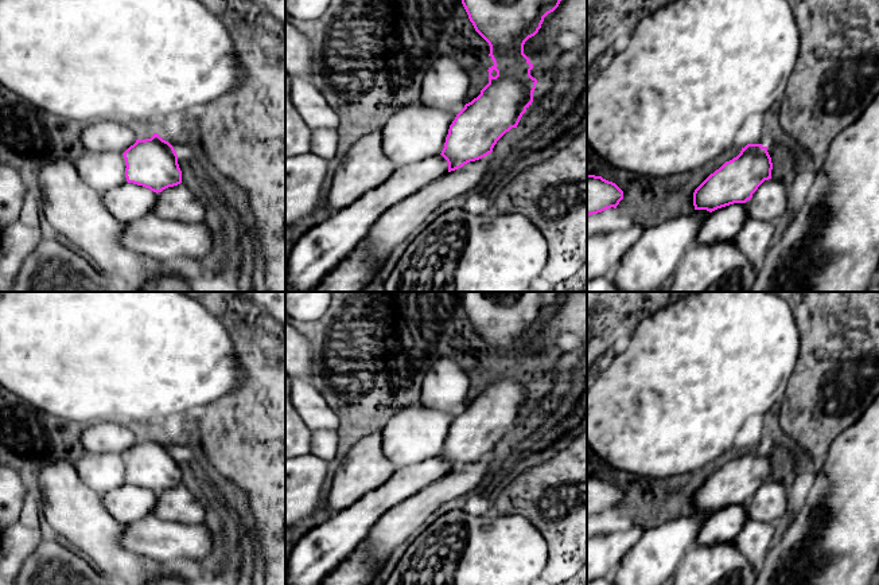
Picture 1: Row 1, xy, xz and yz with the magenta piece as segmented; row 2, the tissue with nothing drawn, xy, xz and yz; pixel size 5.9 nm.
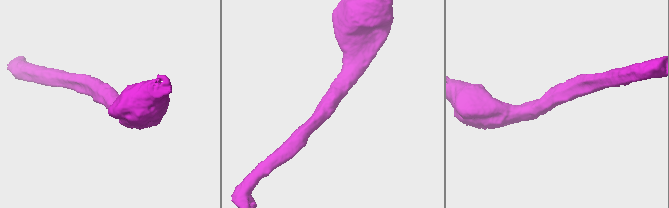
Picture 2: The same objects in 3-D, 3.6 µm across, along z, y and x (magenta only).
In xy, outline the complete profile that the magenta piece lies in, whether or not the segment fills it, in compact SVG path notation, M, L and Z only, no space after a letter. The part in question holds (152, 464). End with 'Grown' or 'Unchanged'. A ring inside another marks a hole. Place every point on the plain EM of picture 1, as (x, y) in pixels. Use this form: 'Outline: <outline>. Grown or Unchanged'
Outline: M153 434L151 440L137 440L136 444L122 456L127 467L127 483L149 490L157 496L153 507L155 516L184 524L203 524L203 499L182 484L182 472L178 465L178 456L168 442L163 441L157 434Z. Grown

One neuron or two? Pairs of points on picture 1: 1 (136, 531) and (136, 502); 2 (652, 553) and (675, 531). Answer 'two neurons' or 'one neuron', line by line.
1: two neurons
2: one neuron

